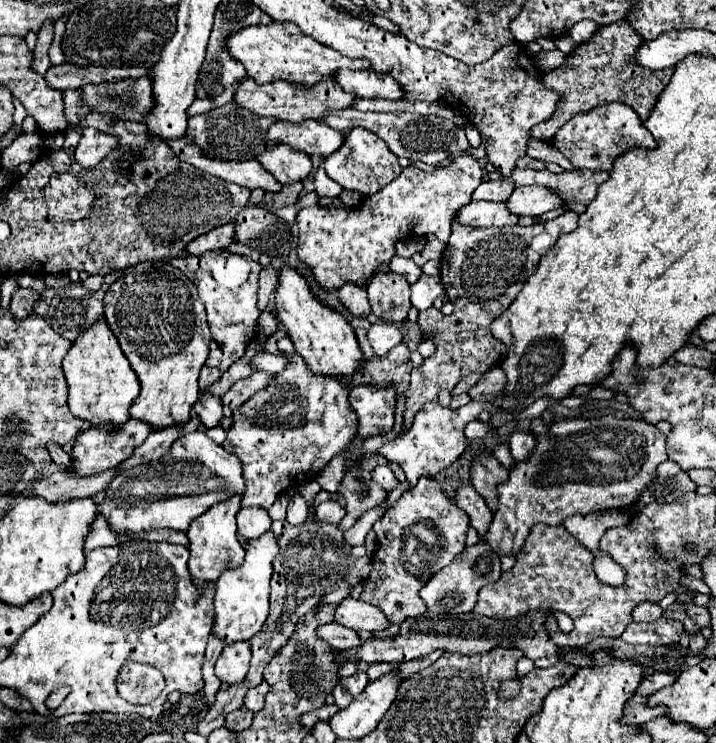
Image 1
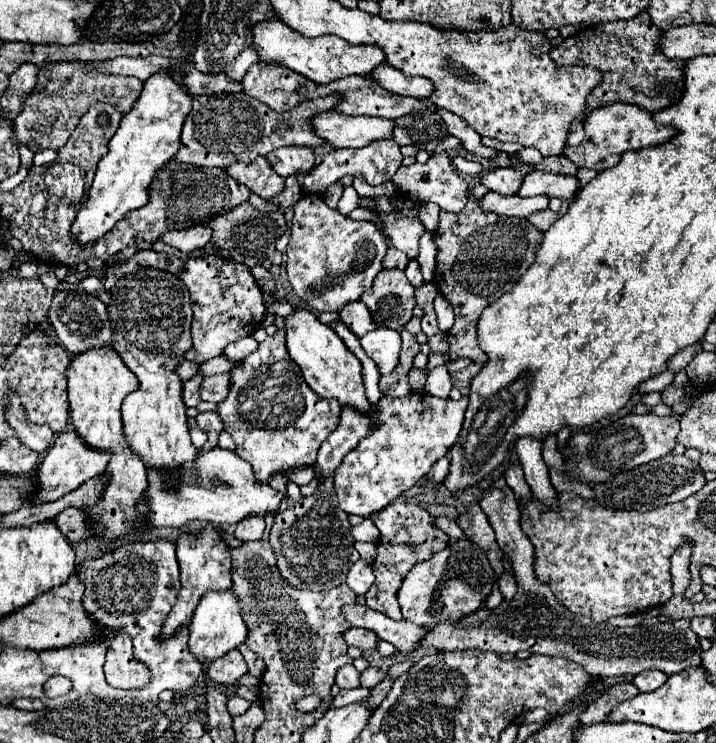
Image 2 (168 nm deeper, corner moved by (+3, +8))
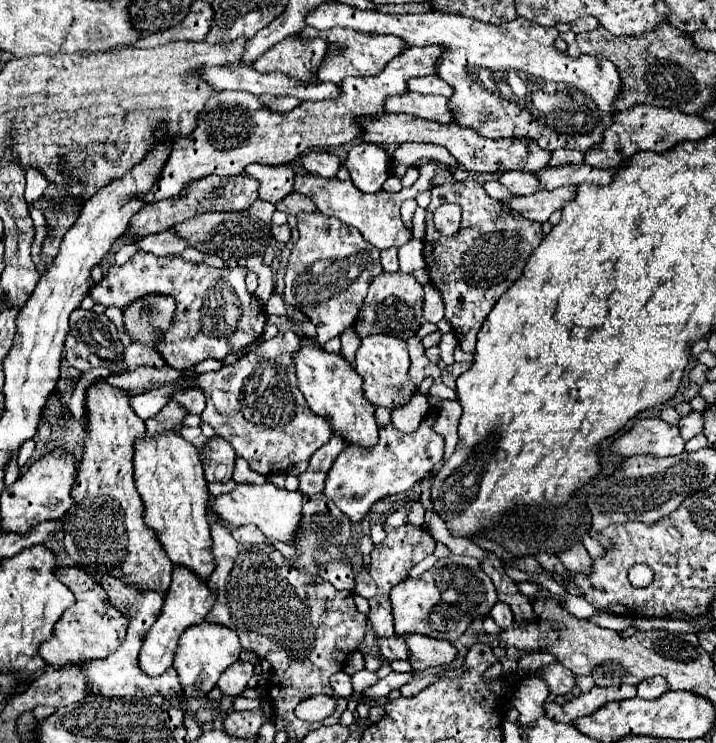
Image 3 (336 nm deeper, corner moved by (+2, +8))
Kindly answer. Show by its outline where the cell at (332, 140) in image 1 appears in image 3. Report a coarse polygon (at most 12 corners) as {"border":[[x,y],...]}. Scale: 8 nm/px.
{"border":[[384,113],[364,123],[376,145],[436,143],[468,171],[540,173],[550,151],[486,139],[456,123]]}

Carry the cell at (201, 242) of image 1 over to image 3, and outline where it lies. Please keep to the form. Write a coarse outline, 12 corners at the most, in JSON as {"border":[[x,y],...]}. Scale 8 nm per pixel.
{"border":[[176,231],[146,235],[140,251],[164,257],[188,247]]}

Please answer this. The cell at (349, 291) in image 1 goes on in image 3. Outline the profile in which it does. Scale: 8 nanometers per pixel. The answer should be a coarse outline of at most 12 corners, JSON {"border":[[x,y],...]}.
{"border":[[346,327],[342,337],[342,353],[350,363],[358,351],[360,337],[354,327]]}

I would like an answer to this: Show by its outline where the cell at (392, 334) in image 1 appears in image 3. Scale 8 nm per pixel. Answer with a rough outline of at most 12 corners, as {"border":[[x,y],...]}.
{"border":[[368,335],[356,351],[372,405],[406,403],[416,387],[406,343]]}

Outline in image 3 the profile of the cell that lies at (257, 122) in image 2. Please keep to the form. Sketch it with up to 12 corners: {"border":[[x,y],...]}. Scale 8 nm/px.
{"border":[[412,47],[340,99],[274,113],[218,91],[174,139],[146,203],[206,175],[292,163],[360,135],[406,79],[434,75],[442,47]]}

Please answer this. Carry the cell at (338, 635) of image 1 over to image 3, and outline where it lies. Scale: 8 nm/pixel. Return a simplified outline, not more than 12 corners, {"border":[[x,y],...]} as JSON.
{"border":[[398,637],[376,639],[386,661],[408,659],[408,647]]}

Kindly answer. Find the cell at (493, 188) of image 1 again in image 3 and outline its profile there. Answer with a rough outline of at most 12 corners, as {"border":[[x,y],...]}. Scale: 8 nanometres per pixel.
{"border":[[508,171],[498,181],[514,195],[540,191],[534,173]]}

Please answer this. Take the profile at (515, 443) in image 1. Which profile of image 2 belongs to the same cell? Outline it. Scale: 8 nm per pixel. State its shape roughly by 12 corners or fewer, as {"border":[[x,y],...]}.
{"border":[[531,437],[515,443],[533,497],[557,507],[557,491],[541,459],[543,443]]}

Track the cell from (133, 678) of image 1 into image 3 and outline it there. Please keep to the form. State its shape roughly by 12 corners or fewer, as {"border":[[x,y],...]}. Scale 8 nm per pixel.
{"border":[[70,567],[76,603],[38,655],[56,669],[108,657],[128,617],[84,569]]}

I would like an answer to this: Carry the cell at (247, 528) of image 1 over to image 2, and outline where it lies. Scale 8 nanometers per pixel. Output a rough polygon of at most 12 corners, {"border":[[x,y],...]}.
{"border":[[245,519],[235,527],[235,539],[259,541],[265,519]]}

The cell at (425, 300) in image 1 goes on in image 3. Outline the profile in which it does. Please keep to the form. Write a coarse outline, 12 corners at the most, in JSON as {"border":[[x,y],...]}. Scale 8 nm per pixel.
{"border":[[408,241],[398,249],[400,271],[426,267],[424,243]]}

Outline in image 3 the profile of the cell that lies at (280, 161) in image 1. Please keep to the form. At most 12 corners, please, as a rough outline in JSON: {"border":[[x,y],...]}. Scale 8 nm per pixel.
{"border":[[326,151],[300,157],[304,171],[318,177],[334,177],[340,159]]}

